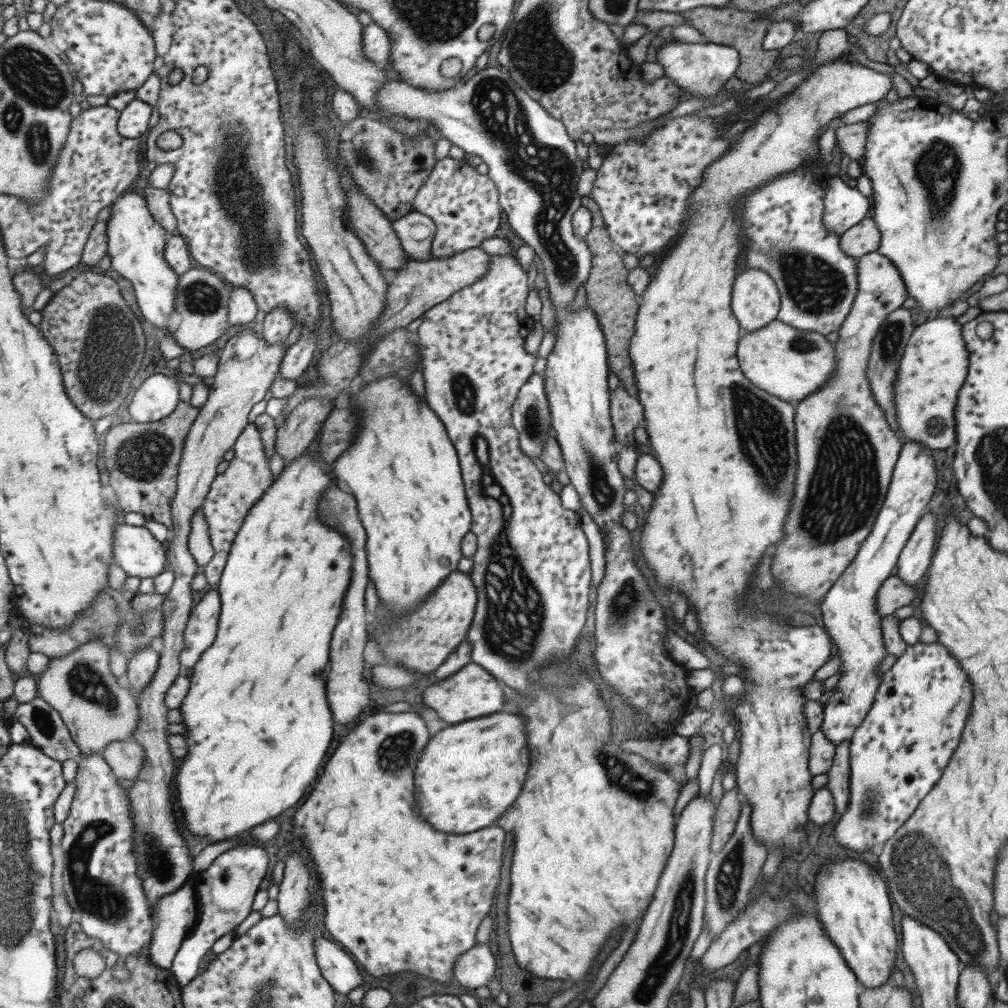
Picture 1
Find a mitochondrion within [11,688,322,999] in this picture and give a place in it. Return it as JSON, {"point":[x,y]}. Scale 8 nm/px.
{"point":[99,898]}

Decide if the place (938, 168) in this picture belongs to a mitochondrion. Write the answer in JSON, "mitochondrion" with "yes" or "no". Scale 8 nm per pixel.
{"mitochondrion":"yes"}

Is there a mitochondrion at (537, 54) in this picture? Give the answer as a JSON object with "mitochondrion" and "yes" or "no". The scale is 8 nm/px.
{"mitochondrion":"yes"}

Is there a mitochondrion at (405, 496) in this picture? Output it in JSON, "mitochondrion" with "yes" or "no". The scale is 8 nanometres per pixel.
{"mitochondrion":"no"}

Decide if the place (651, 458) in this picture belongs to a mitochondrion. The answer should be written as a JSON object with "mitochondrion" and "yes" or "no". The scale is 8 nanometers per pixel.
{"mitochondrion":"no"}

